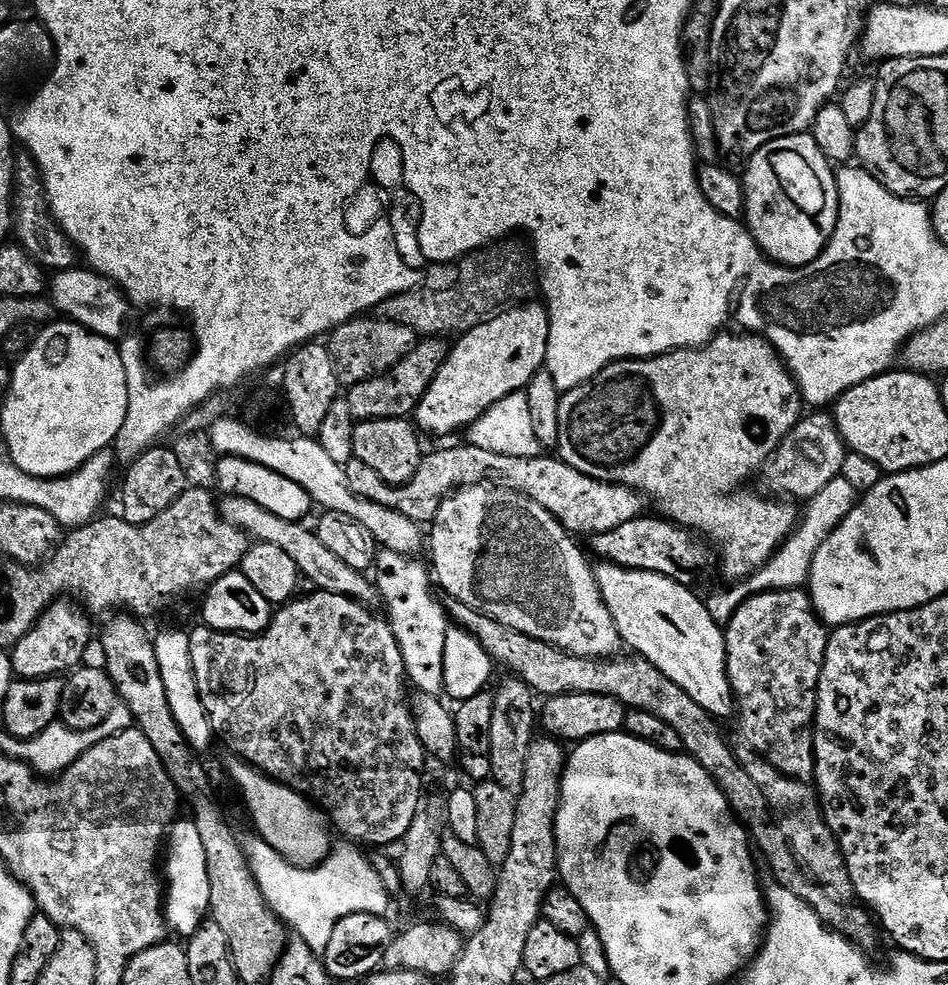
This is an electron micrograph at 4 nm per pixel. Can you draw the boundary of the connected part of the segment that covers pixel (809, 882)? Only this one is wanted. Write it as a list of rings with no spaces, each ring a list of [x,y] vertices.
[[[449,599],[446,604],[449,621],[457,628],[464,628],[471,636],[490,653],[493,661],[500,664],[511,675],[516,676],[526,686],[532,688],[537,697],[565,696],[566,694],[606,694],[610,698],[618,698],[625,709],[637,708],[646,710],[646,714],[654,714],[654,718],[662,718],[682,738],[684,752],[698,761],[702,770],[710,774],[710,778],[722,790],[728,799],[728,805],[737,820],[744,825],[749,837],[753,840],[757,851],[764,856],[770,866],[771,879],[778,885],[789,890],[810,905],[828,928],[841,933],[849,941],[863,951],[871,952],[878,944],[877,925],[873,922],[871,913],[863,907],[836,900],[823,887],[816,883],[808,873],[804,872],[795,854],[790,850],[782,830],[779,830],[772,820],[772,811],[763,796],[762,790],[742,770],[736,760],[733,745],[728,745],[724,732],[720,729],[721,721],[712,716],[682,686],[670,682],[658,666],[639,654],[617,654],[611,658],[591,660],[585,656],[575,656],[566,650],[556,648],[553,644],[542,642],[538,638],[530,638],[530,634],[522,634],[510,626],[502,626],[494,618],[482,614],[474,606],[466,606],[466,602]]]

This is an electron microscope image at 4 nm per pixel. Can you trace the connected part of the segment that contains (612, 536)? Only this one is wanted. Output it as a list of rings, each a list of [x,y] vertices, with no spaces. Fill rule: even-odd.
[[[645,514],[637,520],[622,522],[622,526],[617,526],[615,530],[595,533],[590,543],[601,561],[639,572],[662,574],[679,584],[695,585],[695,580],[708,568],[709,545],[689,529],[673,524],[667,518],[659,519]]]

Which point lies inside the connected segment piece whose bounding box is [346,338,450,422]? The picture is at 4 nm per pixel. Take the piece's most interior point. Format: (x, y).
(395, 394)

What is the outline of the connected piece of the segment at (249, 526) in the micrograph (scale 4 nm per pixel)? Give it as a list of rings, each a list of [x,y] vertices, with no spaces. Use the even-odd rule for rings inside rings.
[[[231,495],[220,504],[220,515],[235,528],[242,529],[253,541],[279,546],[282,550],[286,550],[286,554],[290,554],[290,558],[294,558],[301,577],[307,583],[309,580],[310,583],[316,584],[312,586],[315,586],[319,591],[349,596],[351,600],[358,600],[369,606],[377,603],[378,593],[375,583],[365,573],[346,566],[346,562],[342,562],[342,558],[330,554],[330,550],[326,550],[326,546],[322,546],[322,542],[311,527],[303,528],[305,526],[303,523],[284,521],[277,514],[272,514],[262,506],[255,505],[246,497]]]

